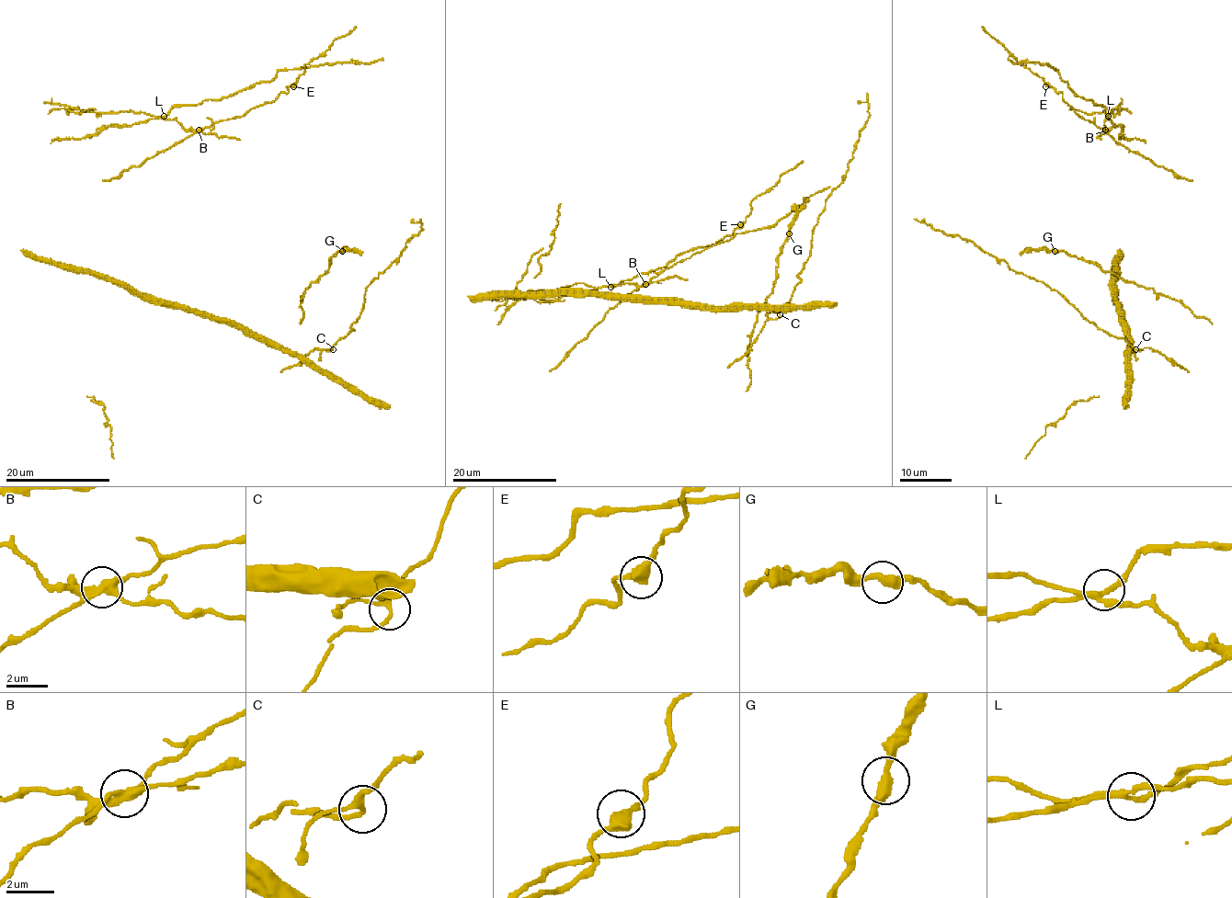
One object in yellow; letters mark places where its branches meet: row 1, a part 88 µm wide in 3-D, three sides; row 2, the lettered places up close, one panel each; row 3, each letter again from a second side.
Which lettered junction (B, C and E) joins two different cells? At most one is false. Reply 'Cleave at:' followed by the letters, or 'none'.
Cleave at: B

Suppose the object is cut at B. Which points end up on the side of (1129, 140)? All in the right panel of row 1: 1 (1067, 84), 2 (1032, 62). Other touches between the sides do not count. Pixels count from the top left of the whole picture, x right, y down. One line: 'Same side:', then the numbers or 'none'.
Same side: 1, 2

